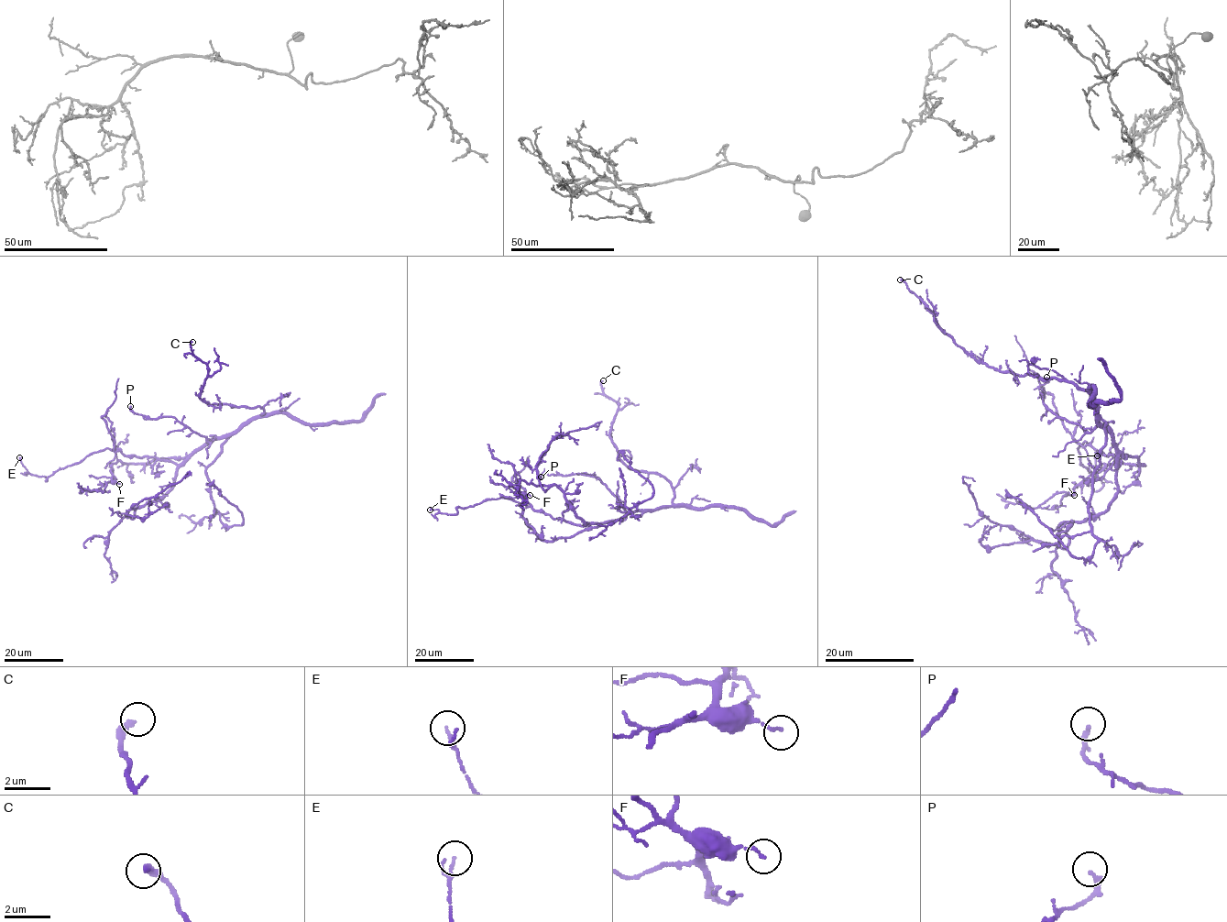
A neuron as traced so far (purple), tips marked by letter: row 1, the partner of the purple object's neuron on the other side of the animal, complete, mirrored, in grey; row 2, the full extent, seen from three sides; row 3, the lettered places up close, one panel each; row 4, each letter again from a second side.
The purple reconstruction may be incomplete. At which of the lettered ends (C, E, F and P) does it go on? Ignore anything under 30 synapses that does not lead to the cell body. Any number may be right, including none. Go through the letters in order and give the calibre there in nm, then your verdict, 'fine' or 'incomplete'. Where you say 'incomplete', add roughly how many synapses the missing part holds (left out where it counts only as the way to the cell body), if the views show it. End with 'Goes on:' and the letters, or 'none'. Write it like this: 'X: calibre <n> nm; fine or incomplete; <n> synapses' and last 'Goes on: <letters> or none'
C: calibre 280 nm; fine
E: calibre 110 nm; fine
F: calibre 110 nm; fine
P: calibre 200 nm; fine
Goes on: none

